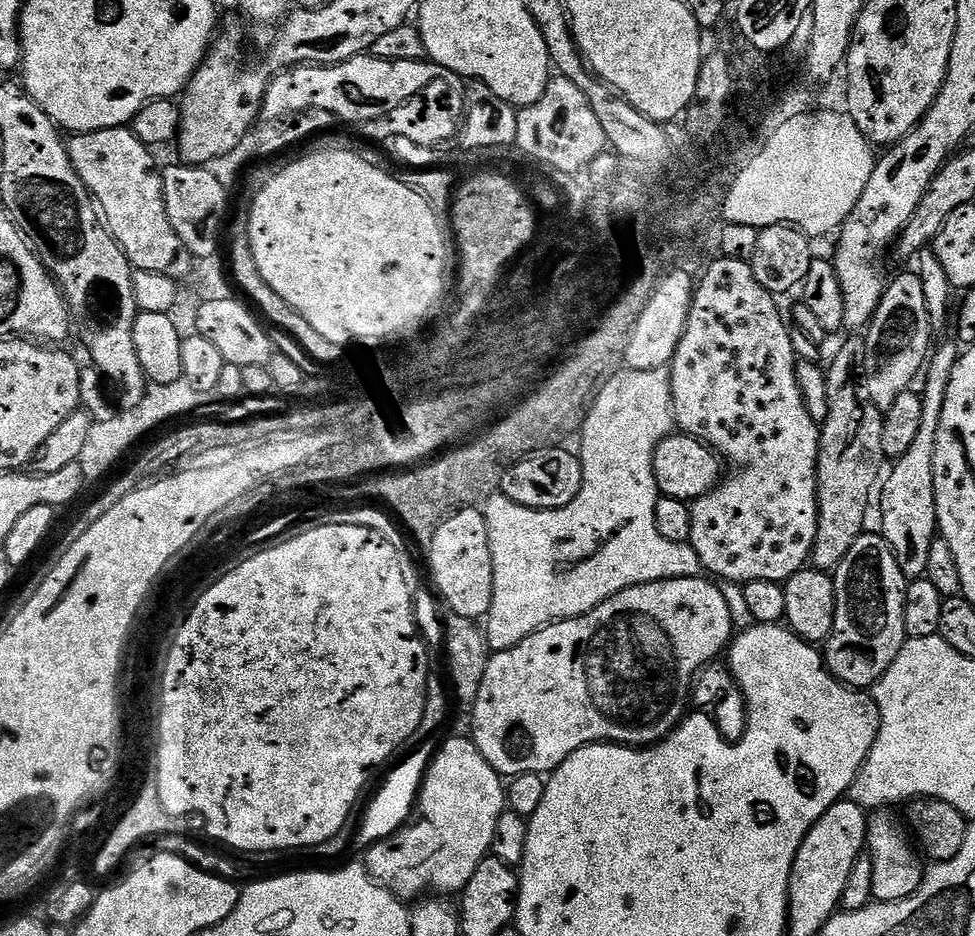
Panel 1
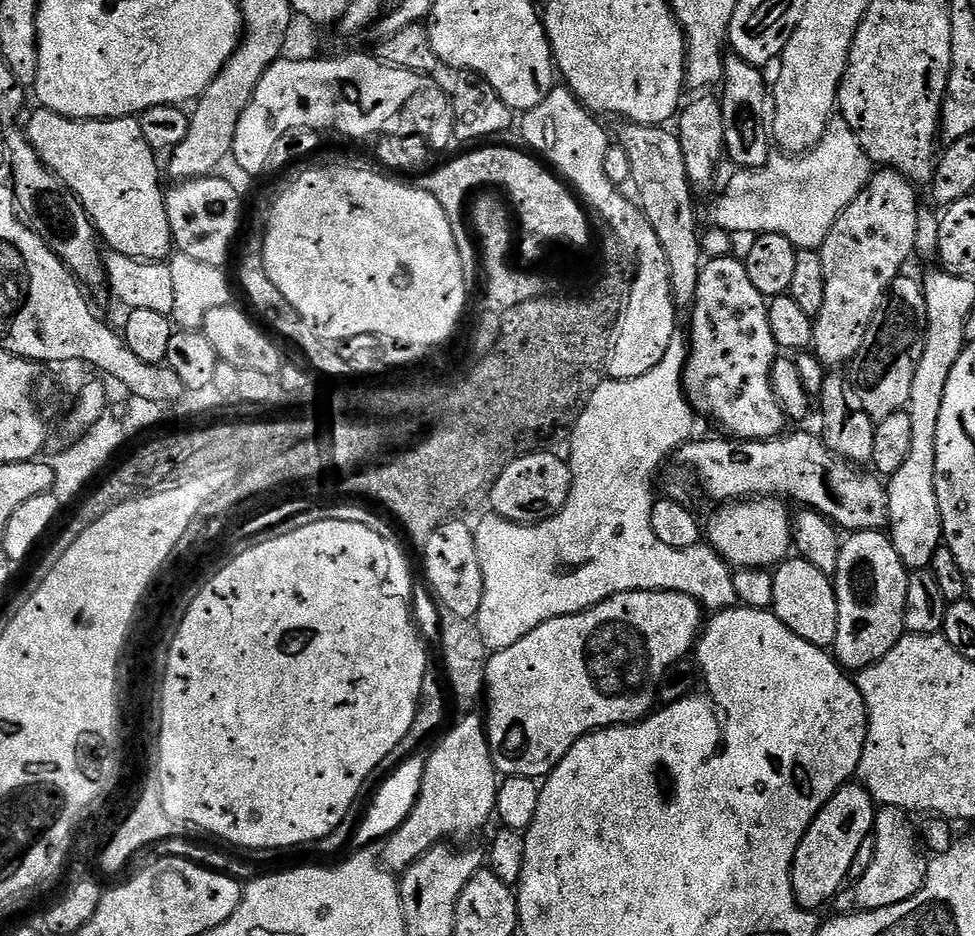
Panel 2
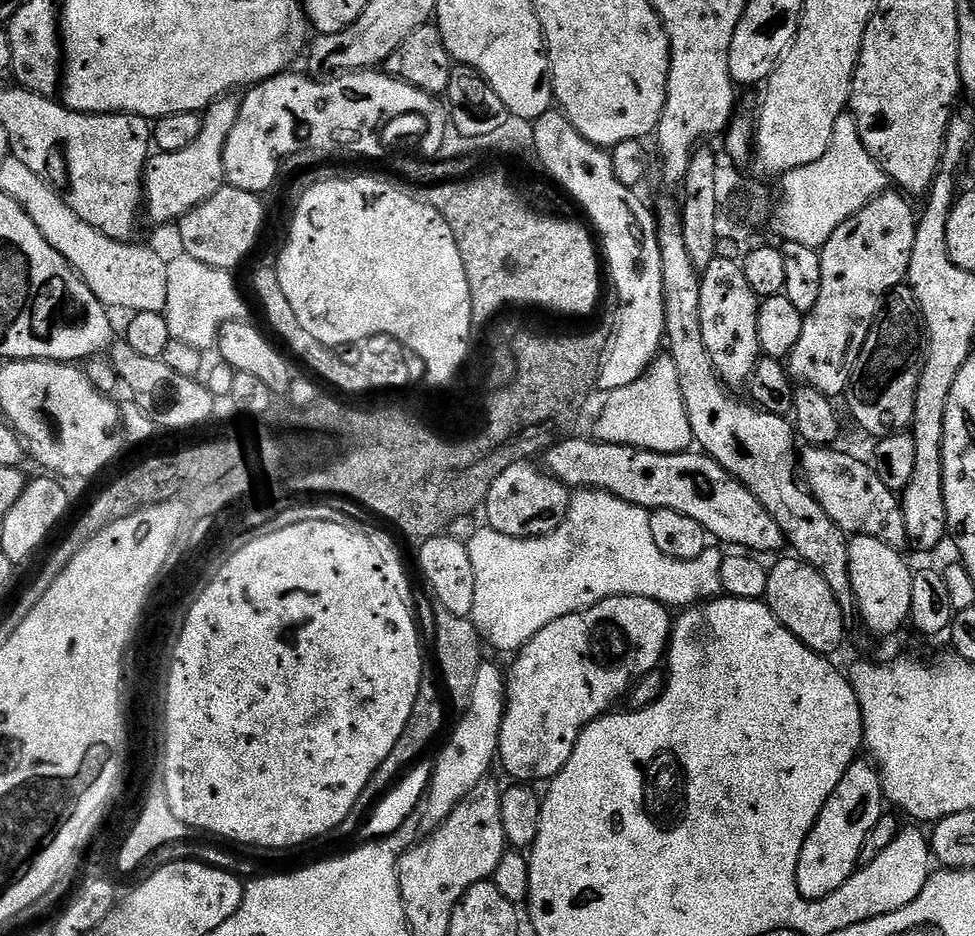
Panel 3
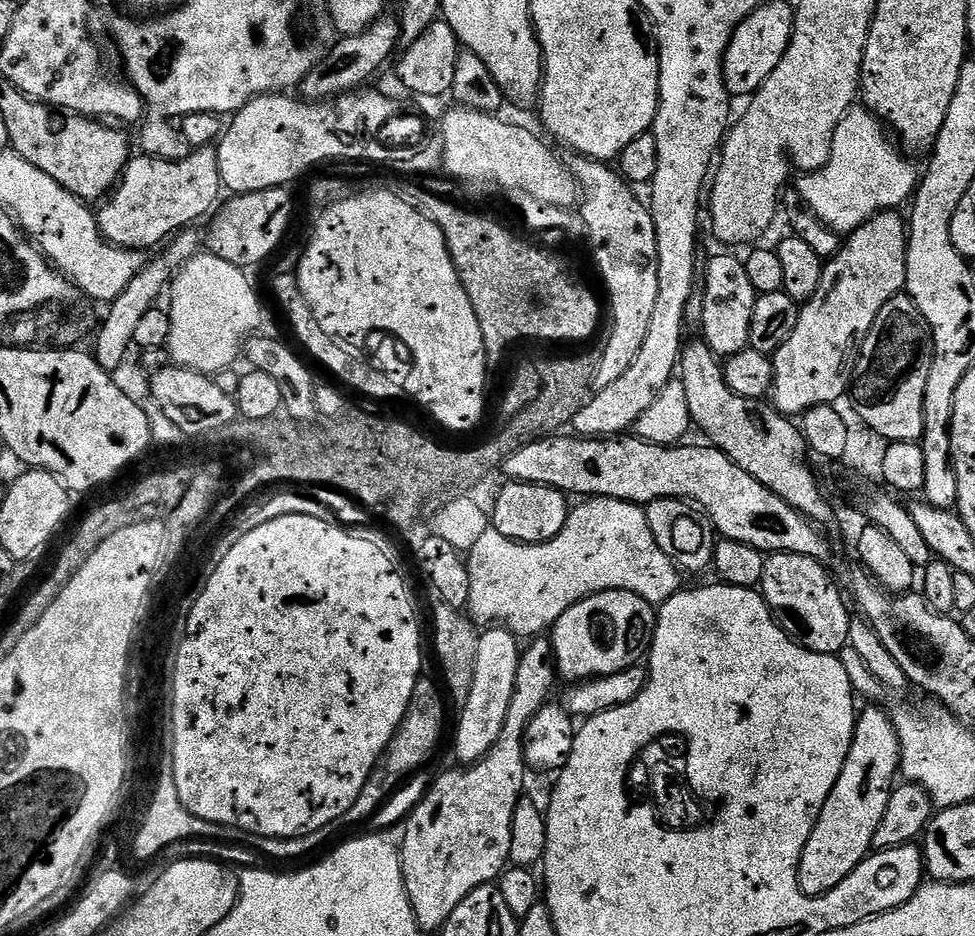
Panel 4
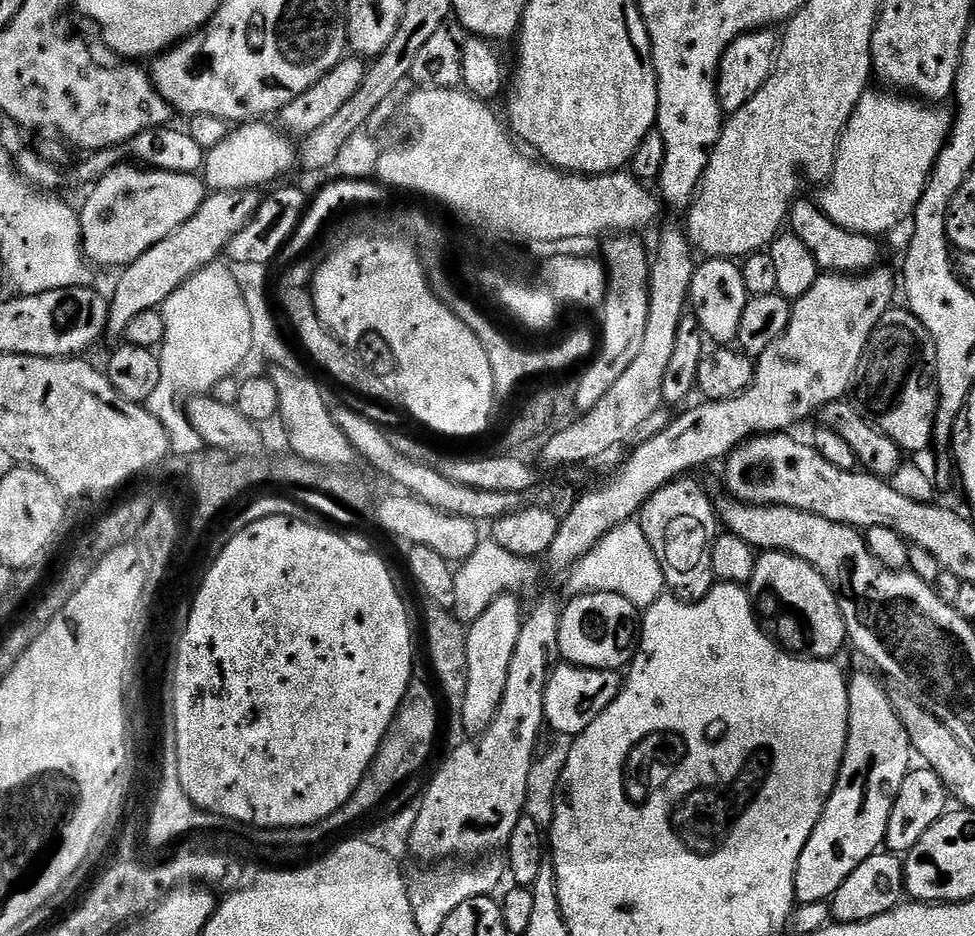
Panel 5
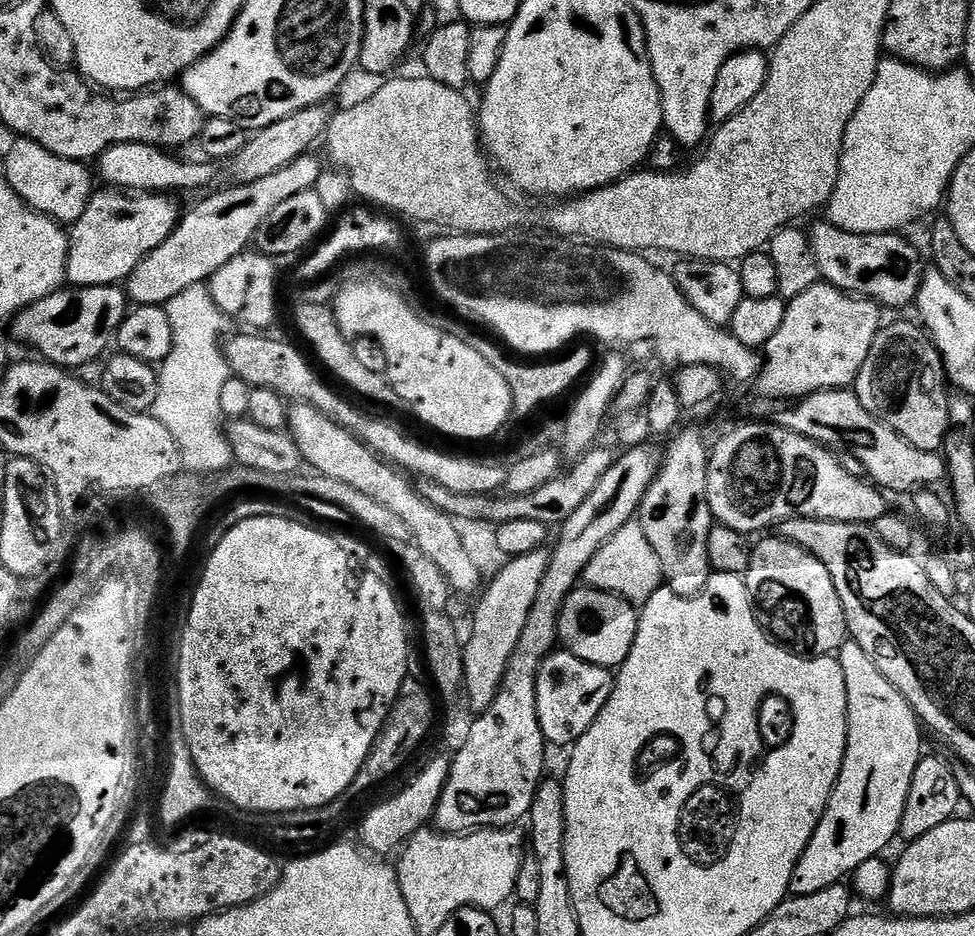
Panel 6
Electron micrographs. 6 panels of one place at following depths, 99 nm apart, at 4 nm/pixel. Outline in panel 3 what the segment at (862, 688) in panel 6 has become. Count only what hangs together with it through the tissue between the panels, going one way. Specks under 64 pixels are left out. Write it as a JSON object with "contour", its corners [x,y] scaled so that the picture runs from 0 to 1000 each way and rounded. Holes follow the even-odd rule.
{"contour":[[[879,811],[868,823],[864,835],[851,848],[847,861],[841,866],[837,881],[831,887],[818,917],[816,941],[818,951],[829,962],[842,962],[852,953],[863,952],[882,923],[884,904],[909,868],[909,851],[897,815]]]}

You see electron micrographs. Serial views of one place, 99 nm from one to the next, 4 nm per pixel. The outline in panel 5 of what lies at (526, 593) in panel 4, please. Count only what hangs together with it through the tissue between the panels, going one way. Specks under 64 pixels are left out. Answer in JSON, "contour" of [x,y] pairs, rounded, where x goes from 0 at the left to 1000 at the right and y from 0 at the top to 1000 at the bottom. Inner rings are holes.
{"contour":[[[654,558],[638,560],[626,566],[582,612],[584,634],[598,637],[601,632],[625,632],[642,639],[653,652],[663,652],[676,637],[682,636],[683,625],[679,605],[658,571]],[[506,576],[493,577],[489,587],[467,608],[466,647],[463,653],[466,655],[468,661],[477,669],[484,667],[512,637],[534,635],[533,632],[539,631],[541,628],[548,627],[550,619],[554,615],[554,611],[546,603],[549,601],[543,595],[528,594],[527,592],[523,592],[523,588],[515,588],[515,583],[511,583]]]}

